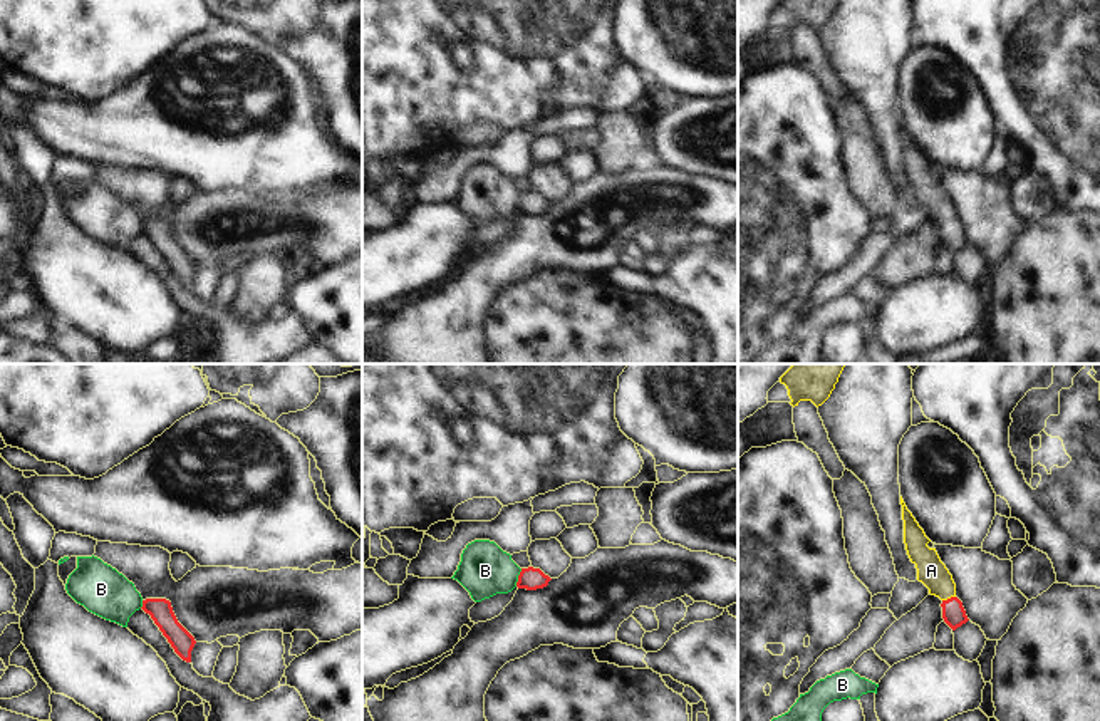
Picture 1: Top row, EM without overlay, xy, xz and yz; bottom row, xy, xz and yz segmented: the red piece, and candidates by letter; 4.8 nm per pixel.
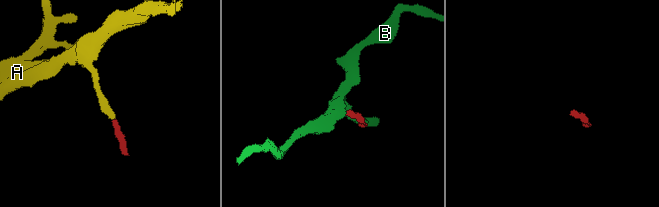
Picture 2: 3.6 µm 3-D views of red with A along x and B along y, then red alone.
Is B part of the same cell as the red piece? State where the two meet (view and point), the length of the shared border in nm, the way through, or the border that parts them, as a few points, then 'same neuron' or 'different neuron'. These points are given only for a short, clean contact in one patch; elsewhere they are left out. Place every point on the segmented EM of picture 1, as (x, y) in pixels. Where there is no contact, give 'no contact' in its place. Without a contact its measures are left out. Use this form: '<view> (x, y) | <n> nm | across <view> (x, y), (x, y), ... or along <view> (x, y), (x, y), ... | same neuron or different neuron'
xz (518, 577) | 90 nm | along xz (522, 569), (515, 586) | different neuron

